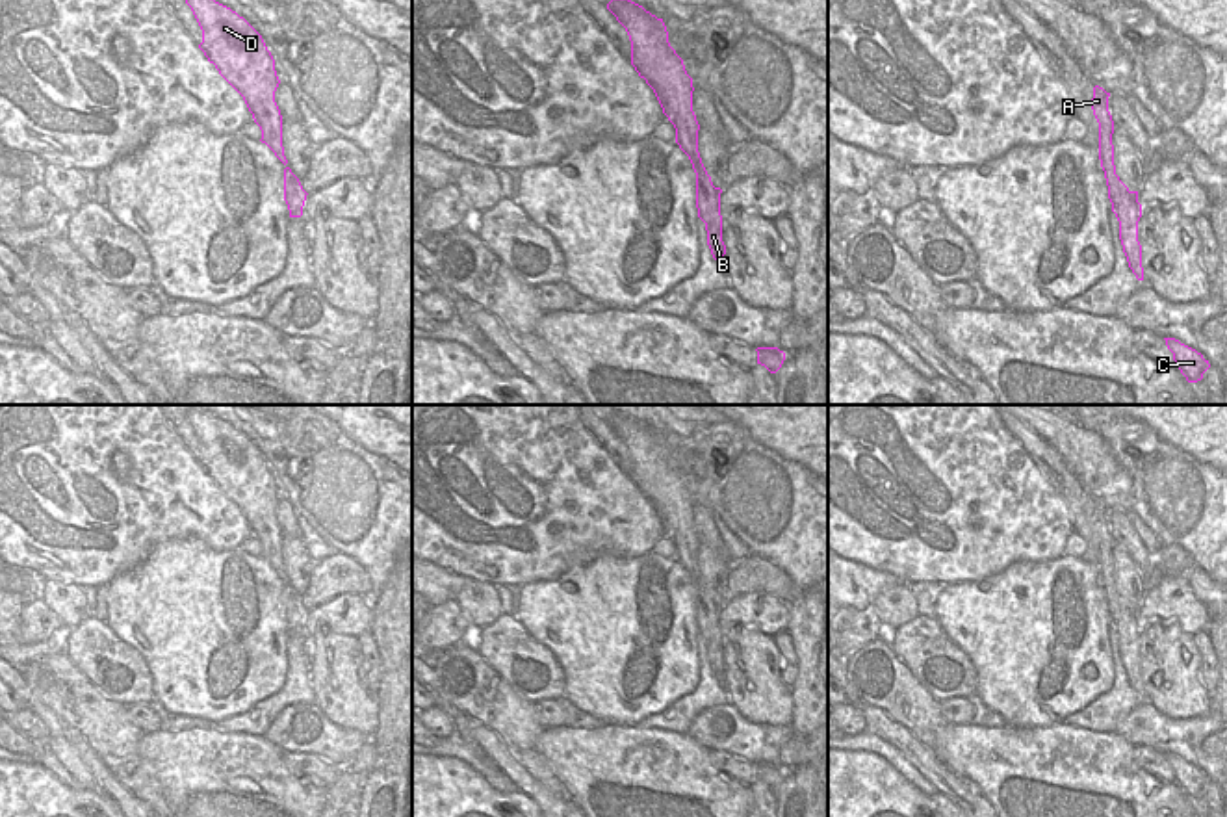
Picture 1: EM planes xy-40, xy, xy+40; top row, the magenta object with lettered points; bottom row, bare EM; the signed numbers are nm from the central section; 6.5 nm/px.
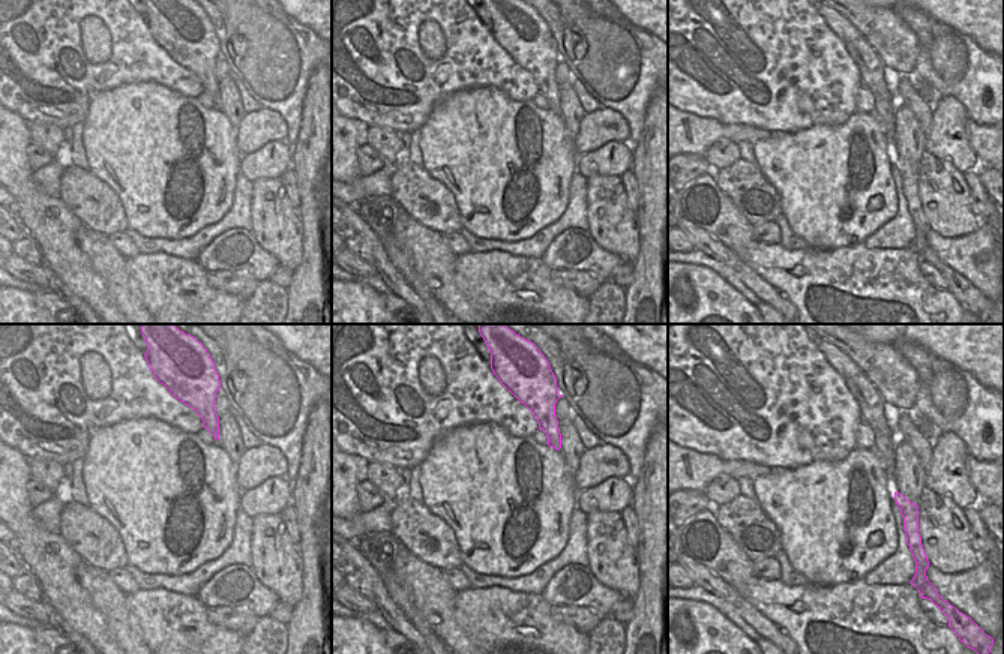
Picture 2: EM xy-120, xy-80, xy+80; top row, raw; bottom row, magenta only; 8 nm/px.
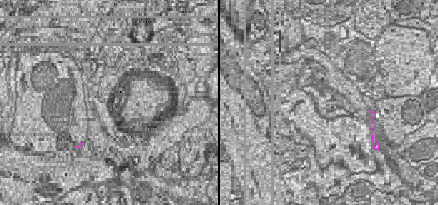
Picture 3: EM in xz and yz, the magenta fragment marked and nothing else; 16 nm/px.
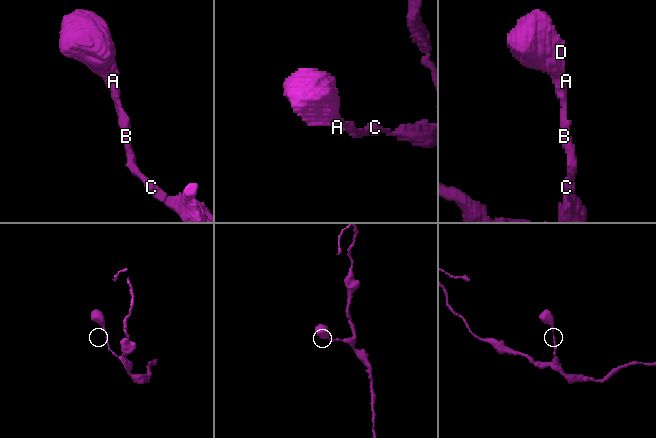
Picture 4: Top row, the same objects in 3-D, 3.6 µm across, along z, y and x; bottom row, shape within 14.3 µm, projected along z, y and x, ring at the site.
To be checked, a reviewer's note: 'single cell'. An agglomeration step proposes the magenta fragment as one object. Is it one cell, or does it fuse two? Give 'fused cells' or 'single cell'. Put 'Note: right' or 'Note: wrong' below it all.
single cell
Note: right

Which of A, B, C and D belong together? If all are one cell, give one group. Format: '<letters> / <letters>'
A B C D

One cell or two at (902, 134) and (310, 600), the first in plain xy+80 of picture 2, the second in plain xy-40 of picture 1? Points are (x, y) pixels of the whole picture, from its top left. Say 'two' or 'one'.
two

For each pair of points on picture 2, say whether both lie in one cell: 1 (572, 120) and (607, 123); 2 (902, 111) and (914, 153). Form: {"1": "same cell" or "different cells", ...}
{"1": "different cells", "2": "same cell"}

